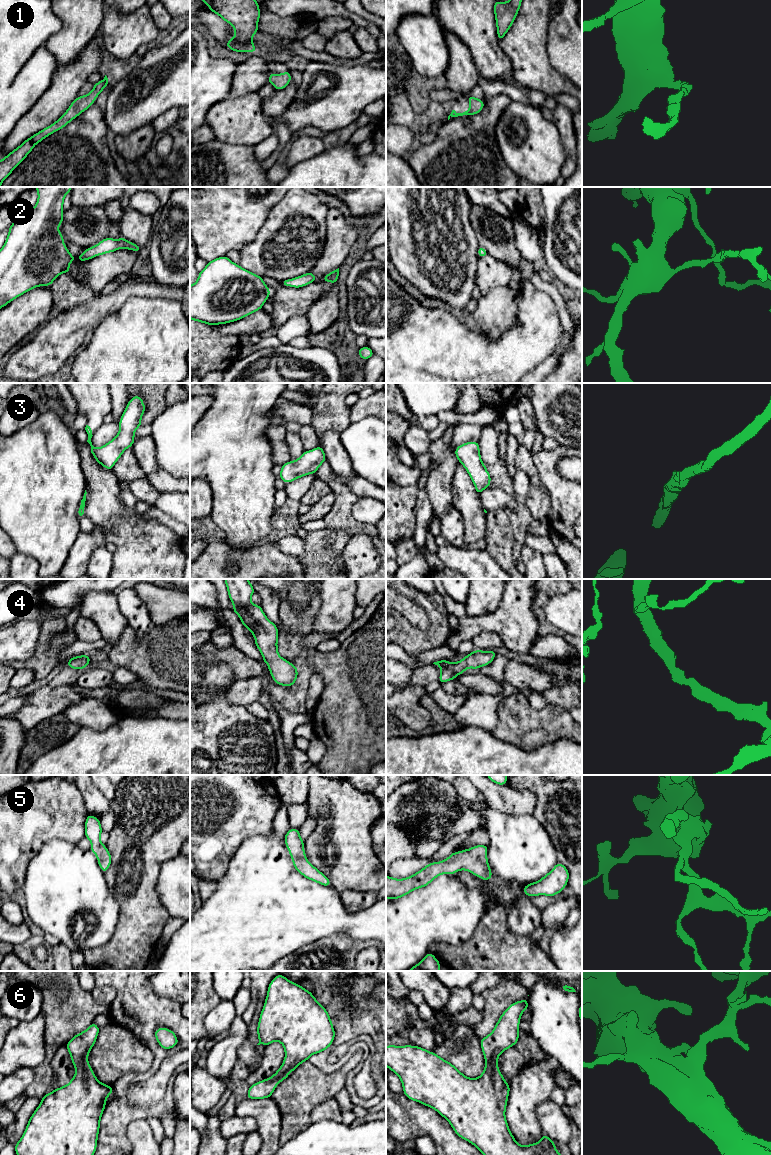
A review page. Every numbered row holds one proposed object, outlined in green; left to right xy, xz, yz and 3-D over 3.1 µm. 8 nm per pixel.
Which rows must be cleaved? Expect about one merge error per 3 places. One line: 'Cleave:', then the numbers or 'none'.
Cleave: none

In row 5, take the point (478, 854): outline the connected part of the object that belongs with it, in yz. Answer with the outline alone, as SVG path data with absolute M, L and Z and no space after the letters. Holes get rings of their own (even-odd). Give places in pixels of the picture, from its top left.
M476 845L470 849L453 852L440 862L432 862L404 879L386 876L386 899L398 899L411 891L423 888L442 874L455 874L466 870L482 880L490 880L492 872L487 859L487 845Z

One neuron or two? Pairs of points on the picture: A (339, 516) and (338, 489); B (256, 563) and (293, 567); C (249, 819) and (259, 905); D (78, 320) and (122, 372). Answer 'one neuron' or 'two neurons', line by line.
A: one neuron
B: one neuron
C: two neurons
D: two neurons

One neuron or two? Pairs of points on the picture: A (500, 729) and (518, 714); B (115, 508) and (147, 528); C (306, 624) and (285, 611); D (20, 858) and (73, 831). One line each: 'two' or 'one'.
A: one
B: one
C: one
D: one

